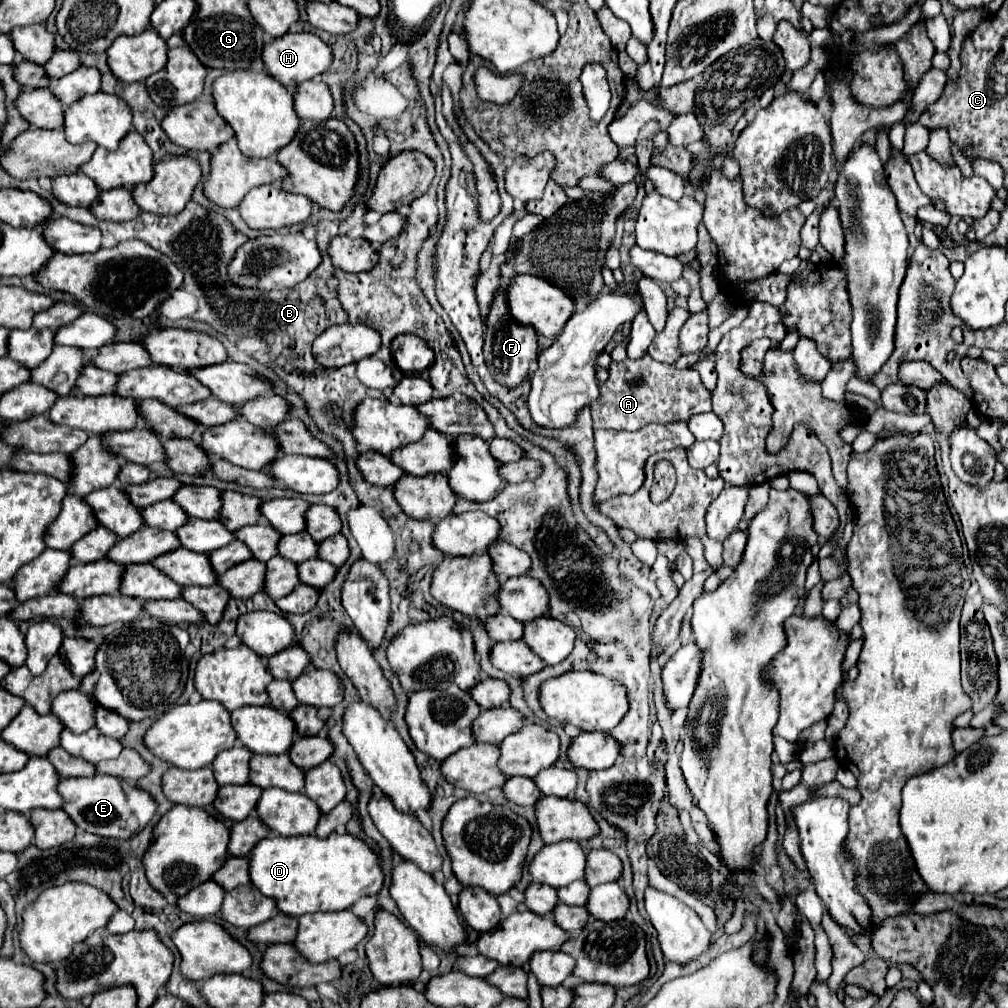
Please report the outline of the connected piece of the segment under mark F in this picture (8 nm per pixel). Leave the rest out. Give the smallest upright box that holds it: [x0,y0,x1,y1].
[484,286,538,386]

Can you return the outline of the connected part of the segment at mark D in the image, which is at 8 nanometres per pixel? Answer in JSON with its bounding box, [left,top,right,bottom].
[250,832,384,916]

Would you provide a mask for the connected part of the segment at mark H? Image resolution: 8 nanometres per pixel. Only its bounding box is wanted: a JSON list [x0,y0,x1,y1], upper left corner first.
[262,32,332,88]

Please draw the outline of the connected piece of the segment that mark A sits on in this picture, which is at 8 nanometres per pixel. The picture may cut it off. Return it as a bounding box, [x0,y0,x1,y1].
[590,352,712,430]

